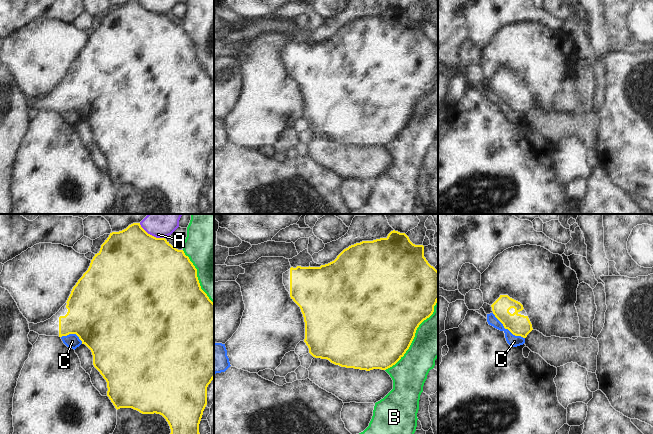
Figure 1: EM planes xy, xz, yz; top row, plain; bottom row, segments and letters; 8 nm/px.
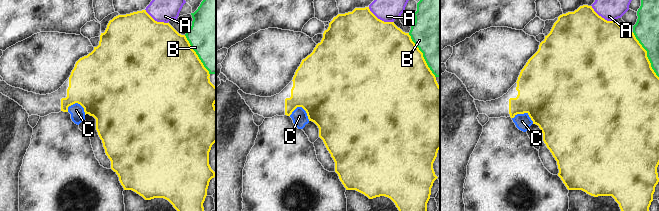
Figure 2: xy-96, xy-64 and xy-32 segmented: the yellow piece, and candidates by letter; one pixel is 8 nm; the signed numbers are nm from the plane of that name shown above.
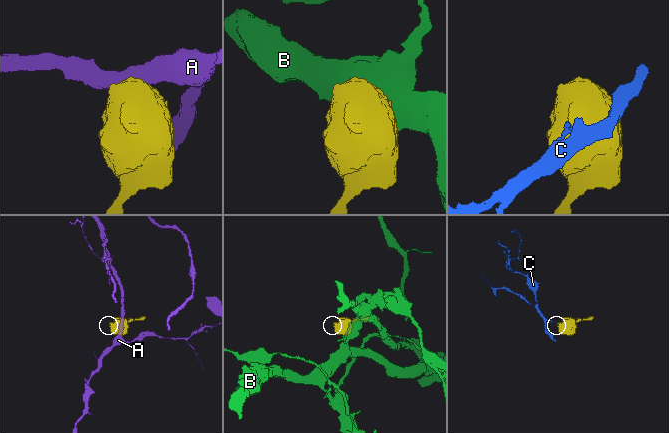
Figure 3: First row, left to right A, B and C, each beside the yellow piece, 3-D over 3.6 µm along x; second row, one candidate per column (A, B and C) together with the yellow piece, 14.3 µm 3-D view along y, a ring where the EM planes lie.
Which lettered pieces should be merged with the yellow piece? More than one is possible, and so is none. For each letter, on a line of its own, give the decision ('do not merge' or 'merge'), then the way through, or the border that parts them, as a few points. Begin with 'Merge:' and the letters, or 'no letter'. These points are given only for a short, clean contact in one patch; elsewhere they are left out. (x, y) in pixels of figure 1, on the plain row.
Merge: no letter
A: do not merge
B: do not merge
C: do not merge; border along yz (492, 89), (505, 104), (513, 110), (524, 114)

